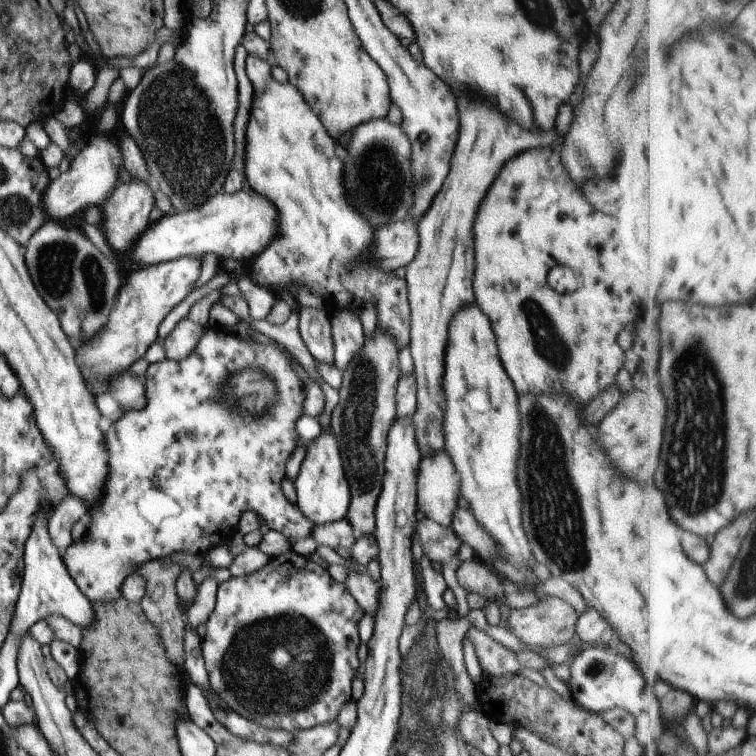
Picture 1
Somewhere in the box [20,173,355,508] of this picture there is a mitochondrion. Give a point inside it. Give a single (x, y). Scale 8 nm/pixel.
(82, 287)

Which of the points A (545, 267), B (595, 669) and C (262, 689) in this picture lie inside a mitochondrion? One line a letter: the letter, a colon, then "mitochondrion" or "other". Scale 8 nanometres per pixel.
A: other
B: mitochondrion
C: mitochondrion

